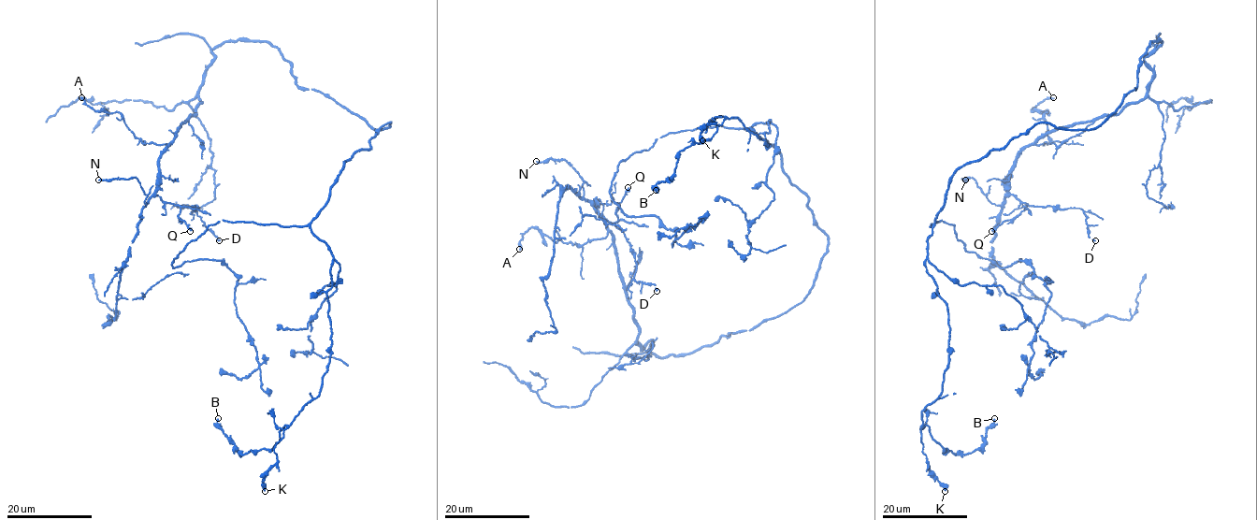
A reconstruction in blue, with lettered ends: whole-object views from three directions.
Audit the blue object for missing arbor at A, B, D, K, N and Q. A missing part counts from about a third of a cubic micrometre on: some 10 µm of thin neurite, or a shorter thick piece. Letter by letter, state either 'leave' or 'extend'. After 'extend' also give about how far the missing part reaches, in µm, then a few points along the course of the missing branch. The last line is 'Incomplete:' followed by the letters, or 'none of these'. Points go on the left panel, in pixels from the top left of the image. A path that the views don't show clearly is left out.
A: leave
B: leave
D: leave
K: leave
N: leave
Q: leave
Incomplete: none of these

